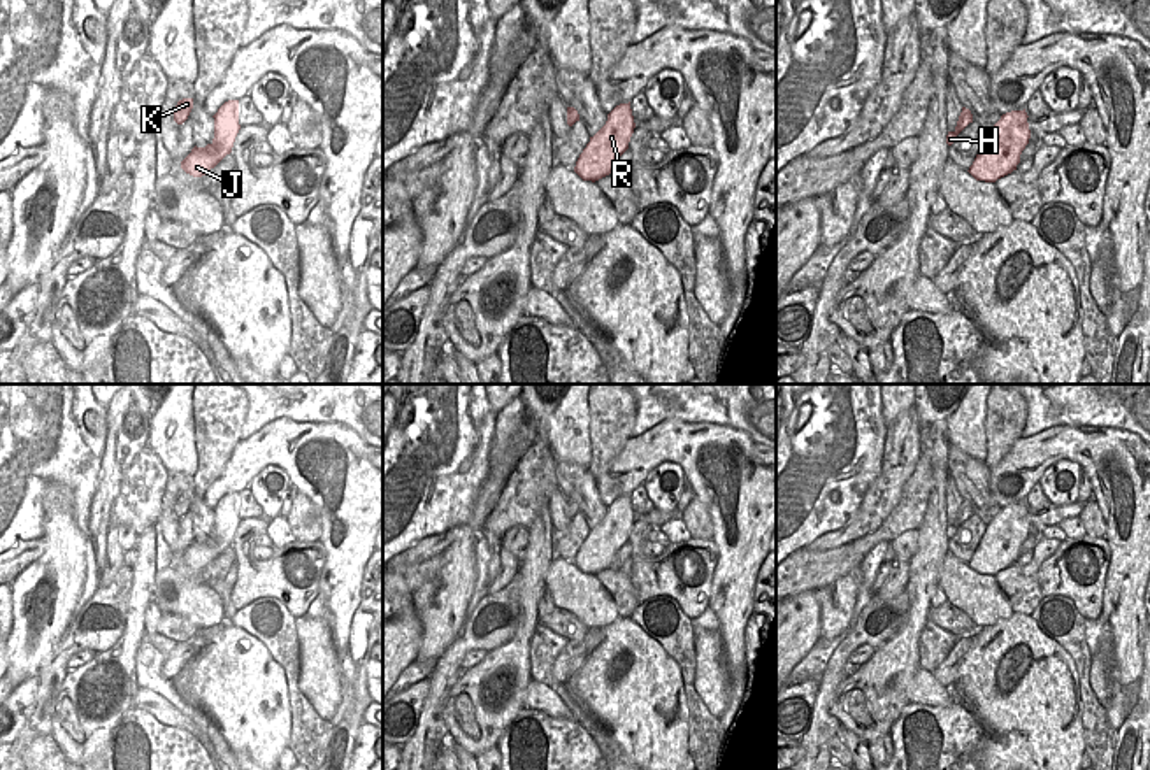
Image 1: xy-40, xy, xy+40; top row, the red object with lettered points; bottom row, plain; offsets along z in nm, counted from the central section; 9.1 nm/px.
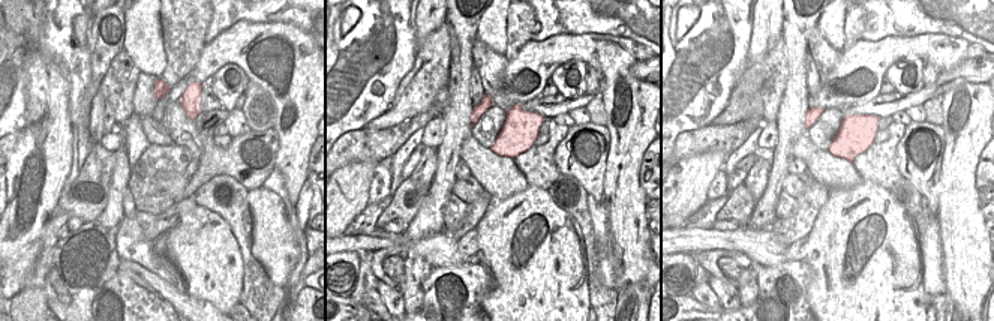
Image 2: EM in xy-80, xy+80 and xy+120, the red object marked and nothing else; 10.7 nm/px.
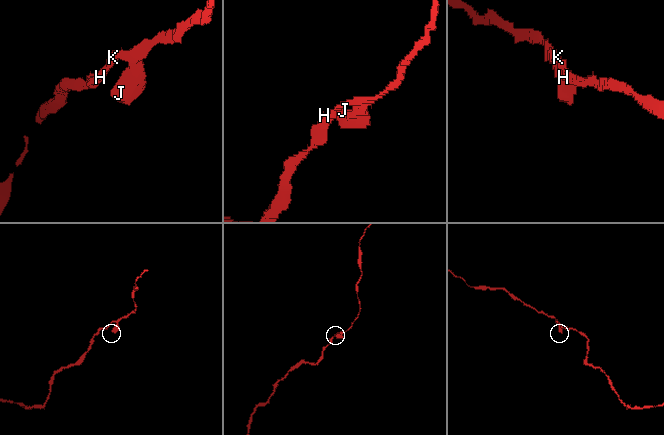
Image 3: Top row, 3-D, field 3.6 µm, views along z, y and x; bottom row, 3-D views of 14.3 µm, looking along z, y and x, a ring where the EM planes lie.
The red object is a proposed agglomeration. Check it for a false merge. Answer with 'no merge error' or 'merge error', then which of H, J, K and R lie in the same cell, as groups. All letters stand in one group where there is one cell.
merge error; groups H K / J R

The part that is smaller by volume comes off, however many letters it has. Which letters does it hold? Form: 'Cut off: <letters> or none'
Cut off: J, R

